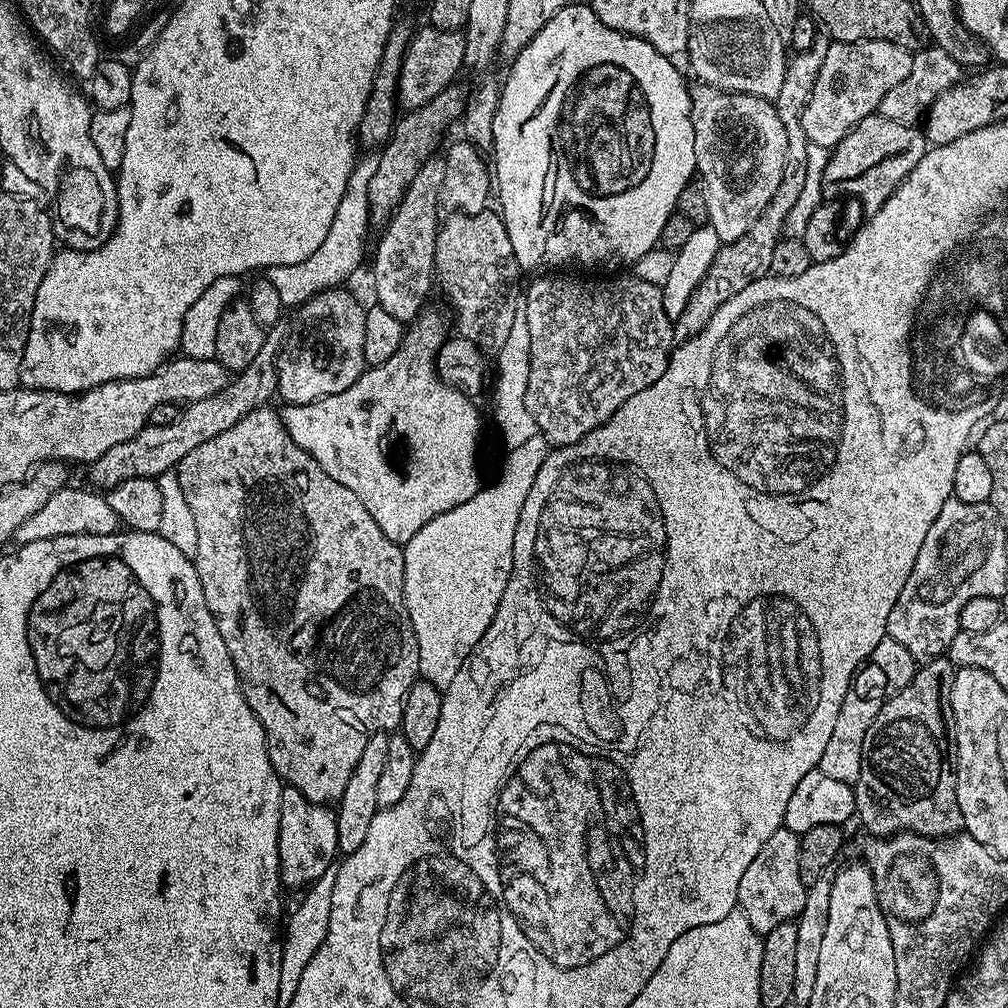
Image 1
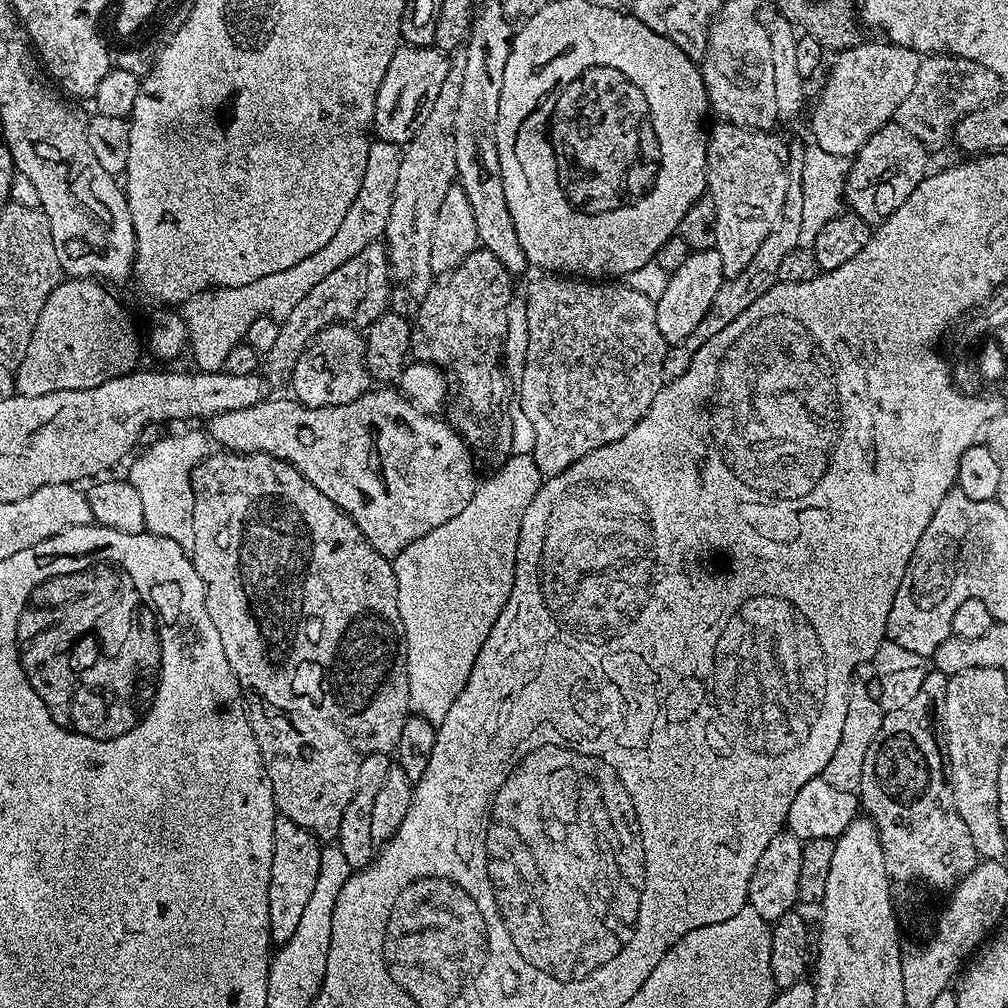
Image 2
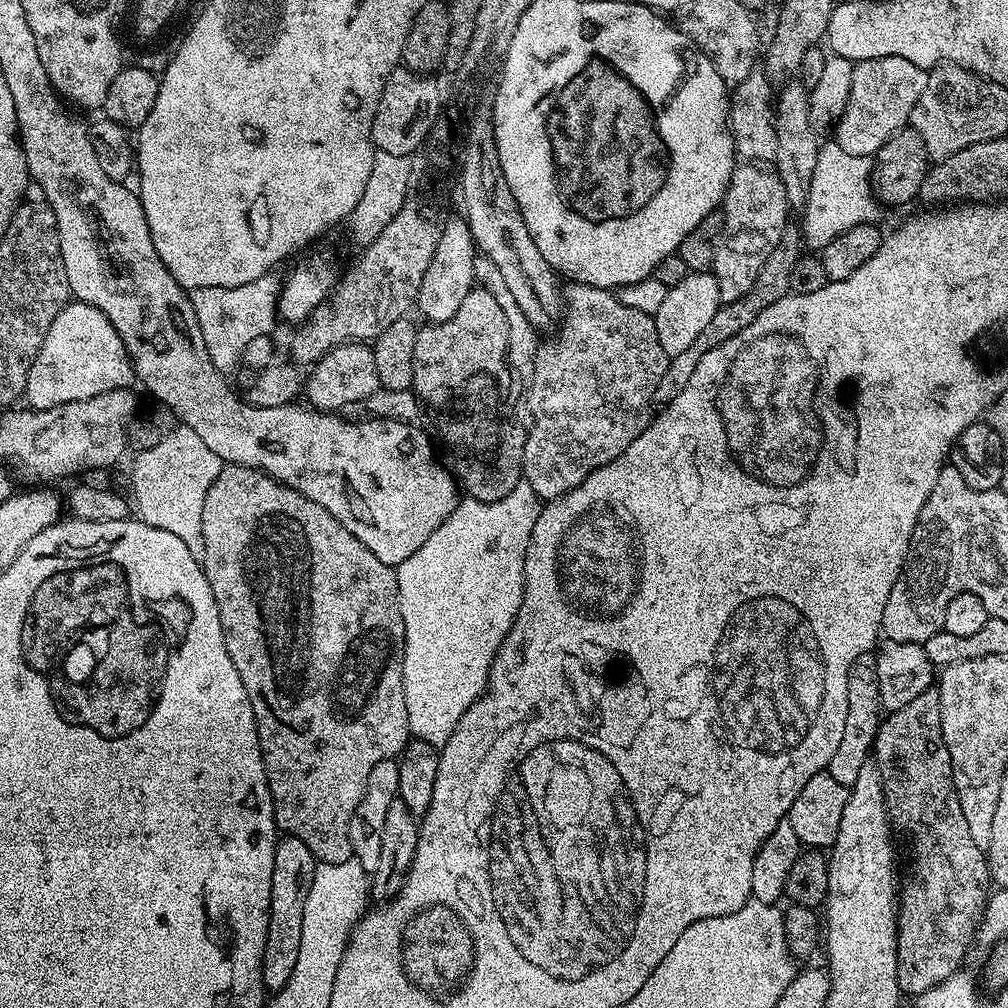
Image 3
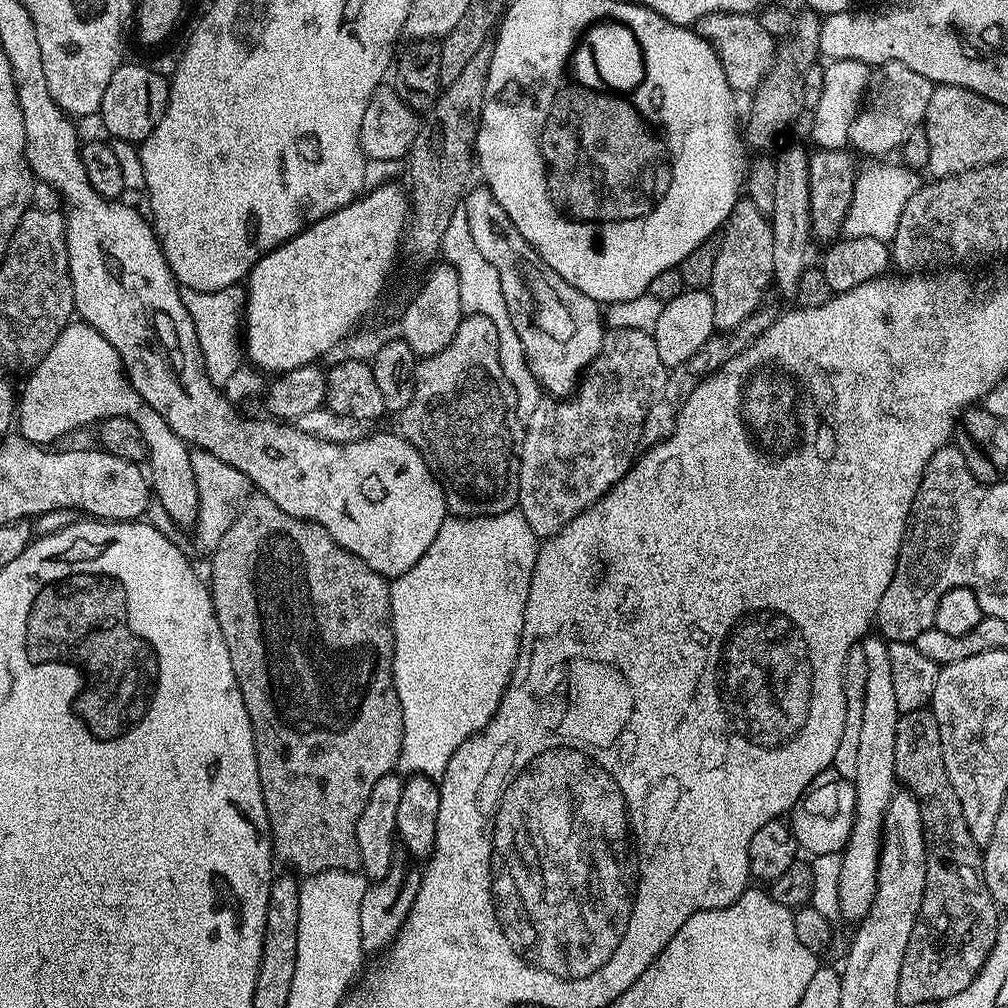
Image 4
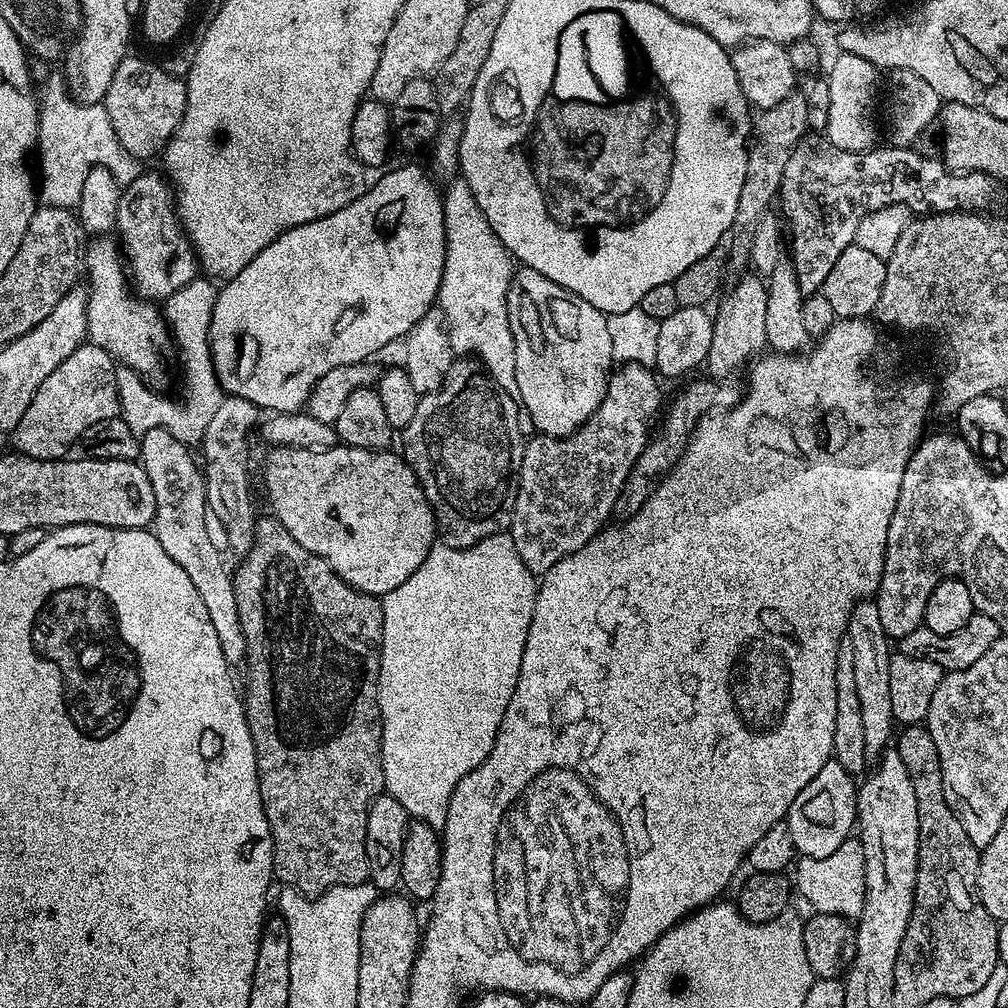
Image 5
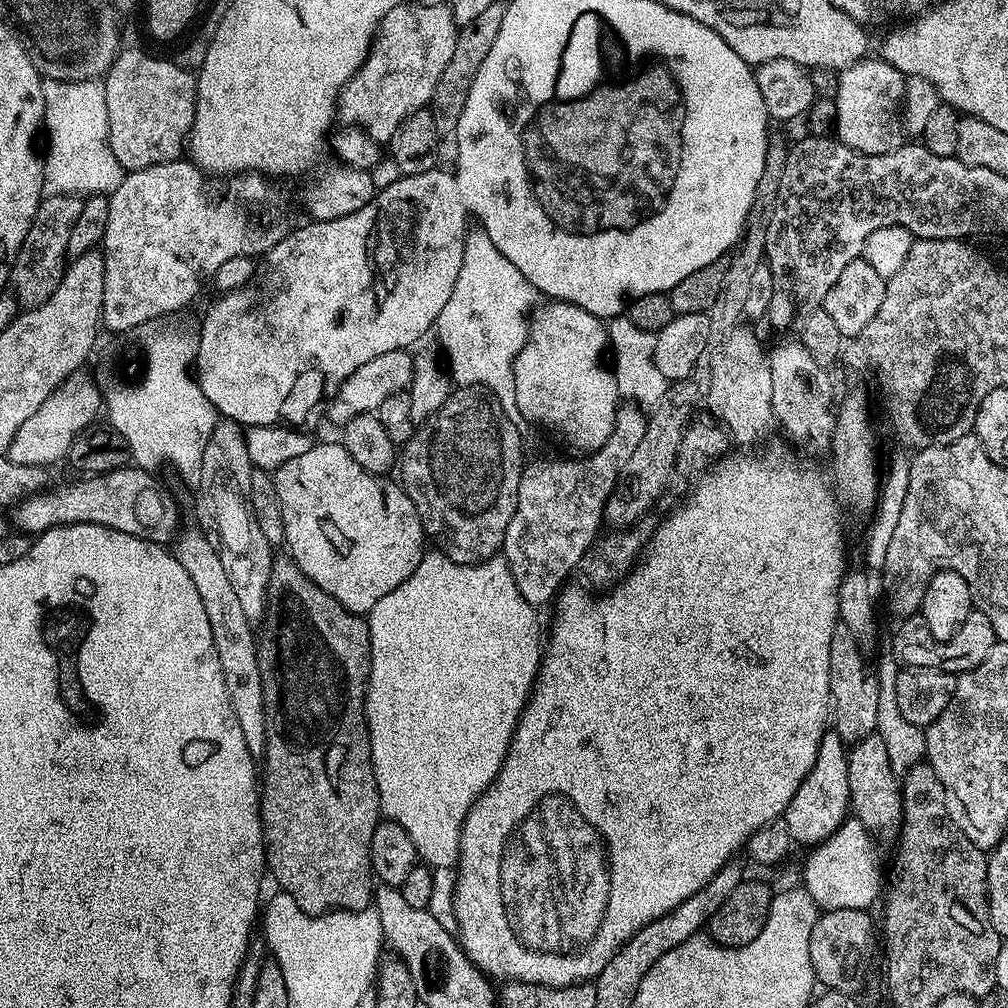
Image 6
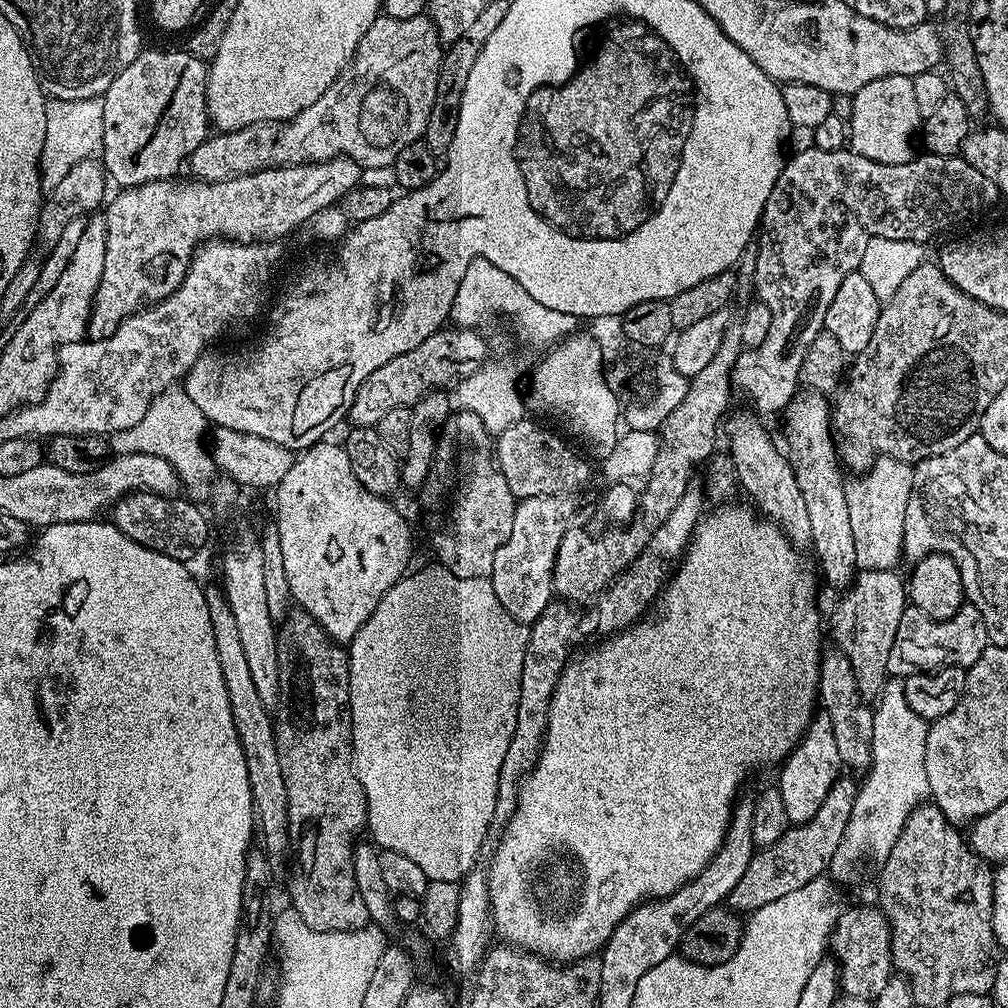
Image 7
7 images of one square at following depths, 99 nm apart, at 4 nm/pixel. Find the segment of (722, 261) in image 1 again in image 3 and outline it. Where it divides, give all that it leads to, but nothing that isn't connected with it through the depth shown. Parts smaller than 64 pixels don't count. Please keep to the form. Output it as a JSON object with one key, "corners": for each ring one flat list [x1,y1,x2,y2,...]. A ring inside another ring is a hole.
{"corners":[[789,226,784,229,784,234,780,237,780,245,773,248,772,253,766,258,752,289,734,302,721,303,718,314,714,314,714,318,710,318,710,326,706,326,706,330,702,330,702,334,698,334,698,338,694,338,696,356,705,356,707,352,714,350,722,342,726,342,726,338,734,338,734,334,746,330,746,326,750,326,750,322,754,322,754,318,758,318,758,314,762,314,762,310,766,310,766,306,778,302,778,298,789,295,790,270,800,255,802,255,801,229]]}

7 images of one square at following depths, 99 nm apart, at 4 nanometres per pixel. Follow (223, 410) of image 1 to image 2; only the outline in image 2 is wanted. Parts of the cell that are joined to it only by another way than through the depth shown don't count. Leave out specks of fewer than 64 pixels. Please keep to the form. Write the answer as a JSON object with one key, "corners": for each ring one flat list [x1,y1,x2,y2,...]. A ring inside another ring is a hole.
{"corners":[[377,242,366,246,362,254,350,258,350,262,338,266,327,278,322,278,284,320,279,321,280,329,274,346,263,353,262,375,269,385,291,381,292,371,308,349,308,344,324,328,332,324,351,324,367,326,389,311,392,298,392,272,388,268,388,249,383,243]]}

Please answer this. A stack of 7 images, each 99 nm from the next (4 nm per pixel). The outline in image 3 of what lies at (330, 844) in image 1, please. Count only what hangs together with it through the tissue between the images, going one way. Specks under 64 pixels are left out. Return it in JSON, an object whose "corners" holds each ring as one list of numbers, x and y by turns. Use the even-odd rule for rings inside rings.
{"corners":[[284,836,277,839,266,950,262,958,262,978,269,993,282,990,282,986,290,980,290,974,294,974,294,965,298,963,298,946,302,946,302,910,306,910,306,894,310,894,310,882,314,882,317,863,315,854,310,846,306,846,306,842,302,842,302,838]]}

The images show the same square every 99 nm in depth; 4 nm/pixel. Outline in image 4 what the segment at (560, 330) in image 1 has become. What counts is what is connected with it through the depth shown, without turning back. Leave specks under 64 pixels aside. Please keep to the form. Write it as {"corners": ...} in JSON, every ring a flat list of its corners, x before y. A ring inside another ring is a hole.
{"corners":[[629,328,616,330,605,335,602,350,597,354,594,363,588,367,586,375,581,379,576,391,571,396,561,400,556,398,545,399,534,410,534,414,527,417,524,429,524,445,520,448,520,499,518,501,518,511,524,515,530,530,534,532,536,537,547,538,558,535,571,520,578,518,578,514,582,514,590,506,594,506,631,470,638,456,636,447,641,447,642,444,646,414,652,403,664,393,664,388,668,385,669,379,670,369,662,362,662,358,658,358,658,346,649,333,630,330]]}

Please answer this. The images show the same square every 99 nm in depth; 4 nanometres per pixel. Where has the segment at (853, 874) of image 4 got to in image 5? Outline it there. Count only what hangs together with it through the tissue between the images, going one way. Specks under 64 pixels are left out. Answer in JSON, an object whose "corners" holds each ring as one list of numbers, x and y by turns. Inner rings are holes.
{"corners":[[869,598,857,604,850,614,846,638,850,646,854,646,854,686,858,690,858,702,862,705,862,731,866,741,866,754,870,758,879,758,893,743,892,728,894,729,896,719,894,706,890,706,890,658,893,649,888,648,890,638,886,630,882,630,875,599]]}

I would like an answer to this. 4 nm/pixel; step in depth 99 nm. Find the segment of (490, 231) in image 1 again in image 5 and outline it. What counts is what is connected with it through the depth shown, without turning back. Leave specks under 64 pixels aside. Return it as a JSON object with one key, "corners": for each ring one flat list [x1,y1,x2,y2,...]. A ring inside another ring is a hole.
{"corners":[[456,358,442,386,421,395,414,419,403,428,404,461,414,470,424,488,432,513,436,515,439,535,451,548,469,548,482,542,482,538,504,532,511,525,526,443,526,435,520,429,520,416,522,420,517,401,492,381,479,360]]}

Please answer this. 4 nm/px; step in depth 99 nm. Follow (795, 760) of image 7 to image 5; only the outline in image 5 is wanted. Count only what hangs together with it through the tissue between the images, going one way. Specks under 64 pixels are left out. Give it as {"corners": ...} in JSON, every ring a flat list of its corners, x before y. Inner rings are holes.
{"corners":[[836,759,826,762,818,774,794,798,786,817,790,830,790,838,794,838,794,846,800,856,810,858,827,858,834,854,842,842,853,835,856,823,856,789,857,781]]}

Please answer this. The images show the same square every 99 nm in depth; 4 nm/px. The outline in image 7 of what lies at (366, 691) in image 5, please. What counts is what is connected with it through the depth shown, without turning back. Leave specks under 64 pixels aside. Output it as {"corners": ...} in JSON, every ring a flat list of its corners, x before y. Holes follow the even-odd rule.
{"corners":[[296,606,289,611,288,616,282,621,282,631,277,635,278,666,280,667,280,701,274,709,274,723,276,726,276,745,278,746,278,763,282,766,282,782,286,782,286,802,288,803,288,838,290,841,290,869,292,868,292,881,288,884,288,892,292,895,291,907,314,930,323,932,353,932,359,928,365,928,370,923,366,902,362,902,362,894,358,894,358,882,354,876,354,858,352,849,358,843,356,835,365,831,368,823,368,811,366,810,366,794,362,790,362,782,358,782,356,770,352,766,352,719,350,718,350,706,348,705,348,654,337,641,334,641,324,633,322,625,316,619,305,612,303,608]]}

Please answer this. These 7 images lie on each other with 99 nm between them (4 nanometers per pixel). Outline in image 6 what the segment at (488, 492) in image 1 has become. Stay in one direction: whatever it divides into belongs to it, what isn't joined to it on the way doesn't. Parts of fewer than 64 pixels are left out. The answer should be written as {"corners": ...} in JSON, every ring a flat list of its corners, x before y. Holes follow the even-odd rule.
{"corners":[[435,550,425,551,418,562,414,574,402,582,390,594,378,598,367,612,368,633,370,634,370,670,368,671,368,689,364,692,364,721,368,724,368,741,374,778,378,786,380,811,387,819,394,821,414,842,416,855,425,865,433,869,451,869,460,859,460,831,472,803,490,788,500,773,502,762,508,753,516,723,528,700,528,693,536,682,536,673,540,671,542,659,542,636,540,640,540,620,536,617,537,609,522,594,510,574,503,555,497,554,491,560,480,564,459,564,446,558]]}

